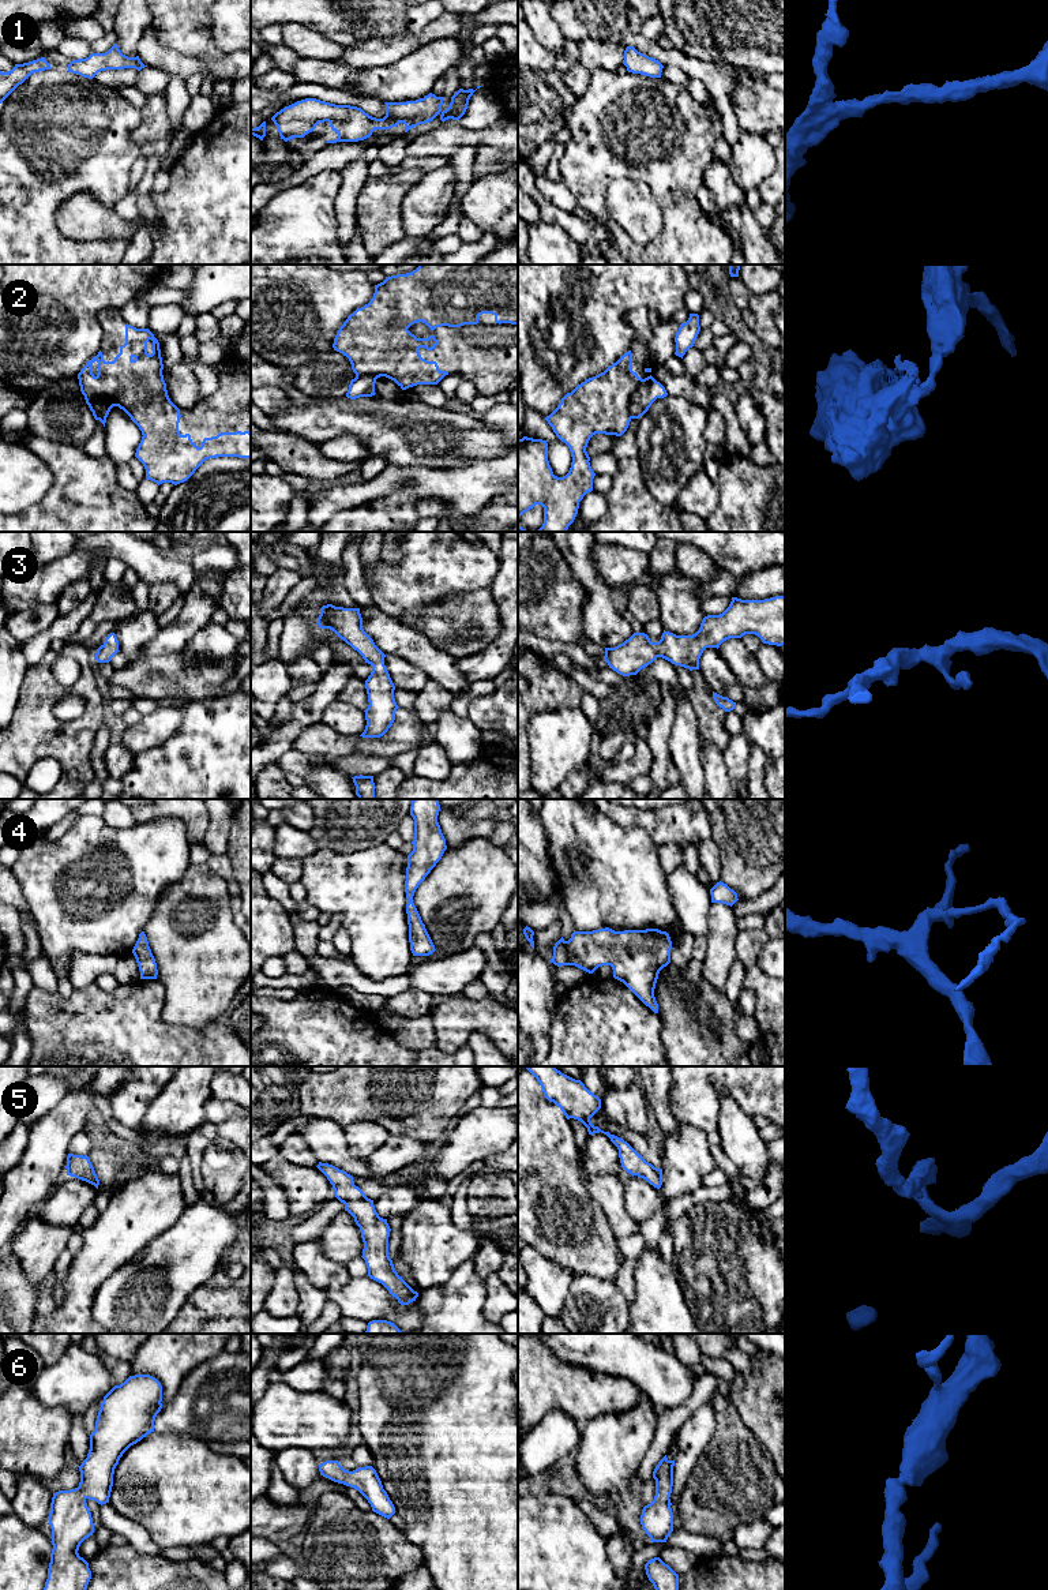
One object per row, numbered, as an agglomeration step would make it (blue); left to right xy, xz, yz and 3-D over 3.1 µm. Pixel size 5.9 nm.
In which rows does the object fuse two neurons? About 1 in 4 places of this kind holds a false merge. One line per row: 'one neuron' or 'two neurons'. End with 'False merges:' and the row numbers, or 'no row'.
1: one neuron
2: two neurons
3: one neuron
4: one neuron
5: one neuron
6: one neuron
False merges: 2

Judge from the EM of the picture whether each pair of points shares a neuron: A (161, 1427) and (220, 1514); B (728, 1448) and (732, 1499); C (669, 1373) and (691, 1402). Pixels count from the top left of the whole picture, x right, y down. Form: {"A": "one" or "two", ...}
{"A": "two", "B": "one", "C": "two"}

